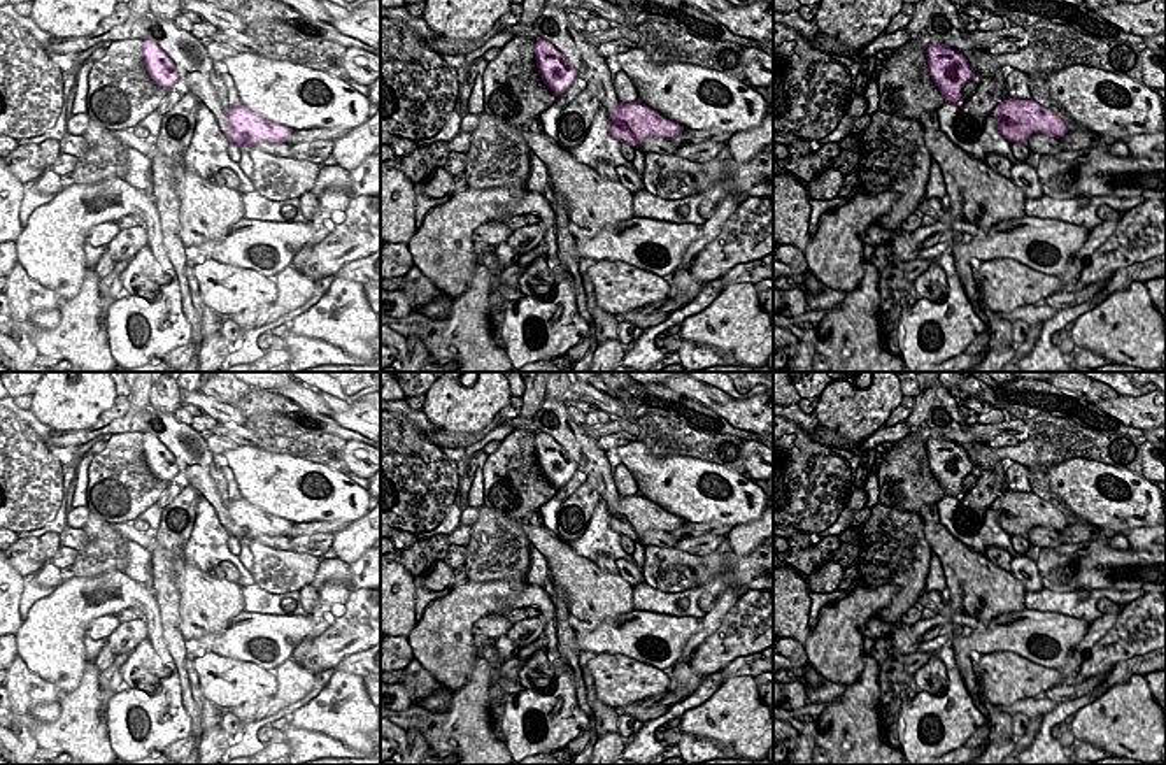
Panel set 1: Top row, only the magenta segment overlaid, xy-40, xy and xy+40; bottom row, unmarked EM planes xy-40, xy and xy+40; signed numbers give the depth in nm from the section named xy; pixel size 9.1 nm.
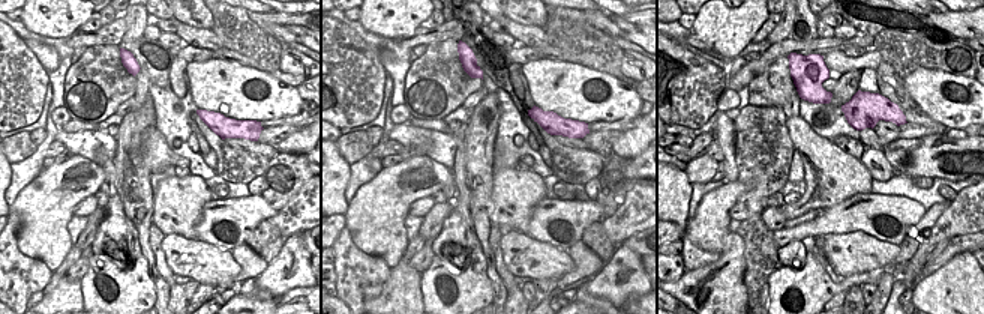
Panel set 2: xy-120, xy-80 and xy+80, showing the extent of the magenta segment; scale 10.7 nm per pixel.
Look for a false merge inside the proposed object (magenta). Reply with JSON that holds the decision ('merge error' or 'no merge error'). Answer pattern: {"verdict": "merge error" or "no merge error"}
{"verdict": "no merge error"}

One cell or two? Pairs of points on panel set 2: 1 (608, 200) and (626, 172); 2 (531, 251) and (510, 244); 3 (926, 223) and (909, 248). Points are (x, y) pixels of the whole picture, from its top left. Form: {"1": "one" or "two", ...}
{"1": "one", "2": "one", "3": "one"}

